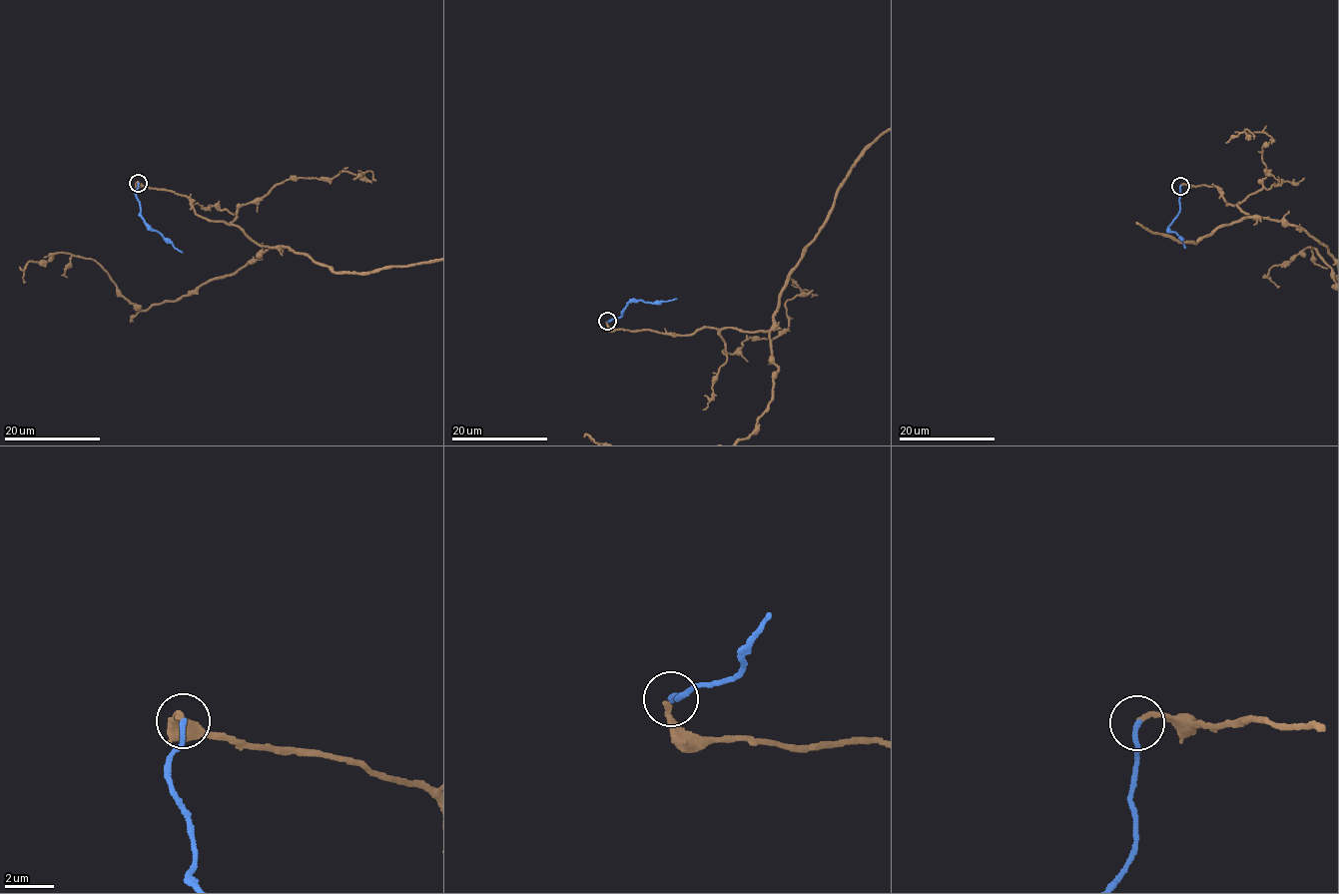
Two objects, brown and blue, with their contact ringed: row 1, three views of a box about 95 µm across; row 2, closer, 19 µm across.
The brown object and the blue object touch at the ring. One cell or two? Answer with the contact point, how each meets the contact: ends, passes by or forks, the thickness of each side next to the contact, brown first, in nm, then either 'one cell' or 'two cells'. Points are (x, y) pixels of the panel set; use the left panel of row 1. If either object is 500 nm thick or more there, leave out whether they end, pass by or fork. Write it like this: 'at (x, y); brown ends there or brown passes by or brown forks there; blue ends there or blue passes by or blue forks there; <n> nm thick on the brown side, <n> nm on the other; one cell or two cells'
at (138, 183); brown ends there; blue ends there; 240 nm thick on the brown side, 200 nm on the other; two cells

